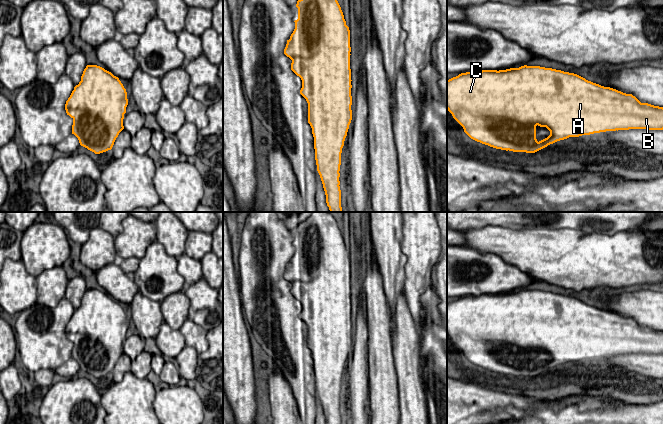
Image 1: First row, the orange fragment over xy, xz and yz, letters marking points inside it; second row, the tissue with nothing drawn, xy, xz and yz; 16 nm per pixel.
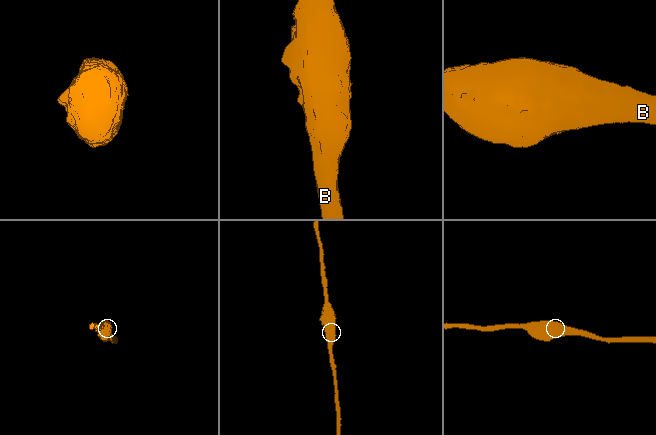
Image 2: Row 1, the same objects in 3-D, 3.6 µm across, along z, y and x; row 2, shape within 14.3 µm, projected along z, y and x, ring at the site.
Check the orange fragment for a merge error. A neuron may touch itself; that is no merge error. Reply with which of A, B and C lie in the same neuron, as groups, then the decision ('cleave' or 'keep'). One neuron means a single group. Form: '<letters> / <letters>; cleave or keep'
A B C; keep

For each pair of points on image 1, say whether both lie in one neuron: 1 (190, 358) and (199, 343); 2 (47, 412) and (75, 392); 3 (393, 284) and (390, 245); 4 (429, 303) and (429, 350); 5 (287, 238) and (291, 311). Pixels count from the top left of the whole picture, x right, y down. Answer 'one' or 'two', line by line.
1: two
2: one
3: one
4: one
5: one

